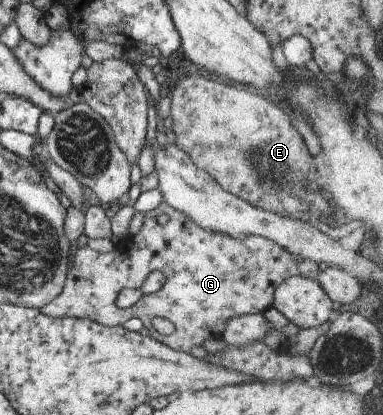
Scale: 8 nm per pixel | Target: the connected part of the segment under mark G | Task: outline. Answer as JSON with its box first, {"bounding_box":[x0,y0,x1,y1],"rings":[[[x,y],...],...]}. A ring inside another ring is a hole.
{"bounding_box":[39,199,320,354],"rings":[[[163,199],[156,207],[156,209],[143,214],[144,221],[142,221],[142,227],[140,227],[140,231],[138,231],[136,235],[129,236],[128,238],[114,240],[114,245],[110,251],[98,254],[92,249],[89,249],[87,246],[80,247],[76,253],[74,253],[74,257],[72,257],[72,263],[69,263],[69,269],[65,273],[64,284],[62,285],[60,294],[55,299],[52,299],[48,304],[45,304],[39,311],[43,315],[52,318],[62,318],[67,316],[72,318],[90,319],[95,323],[107,327],[122,326],[125,321],[128,321],[131,318],[136,318],[138,321],[142,321],[142,324],[148,329],[148,337],[150,337],[152,340],[165,344],[167,347],[170,347],[175,351],[189,354],[192,347],[202,346],[203,343],[209,339],[220,339],[224,329],[226,328],[226,323],[229,320],[232,320],[234,317],[249,314],[263,314],[263,312],[271,307],[273,292],[276,290],[276,287],[280,286],[280,283],[283,283],[286,279],[295,276],[301,276],[315,280],[317,275],[320,273],[315,262],[312,262],[307,258],[294,256],[293,254],[290,254],[285,248],[282,248],[279,244],[274,243],[274,241],[269,241],[268,239],[262,238],[261,236],[248,235],[242,238],[234,238],[225,234],[215,233],[209,230],[202,230],[200,227],[196,226],[196,223],[193,223],[182,213],[179,213],[172,207],[169,207],[163,201]],[[158,215],[166,215],[166,223],[164,223],[164,225],[158,225],[158,223],[156,223],[156,217],[158,217]],[[154,270],[160,270],[164,275],[164,279],[166,280],[164,281],[164,285],[160,287],[160,290],[156,291],[156,293],[141,295],[138,301],[136,301],[136,303],[127,309],[118,309],[118,307],[115,305],[115,298],[118,296],[118,291],[121,291],[125,288],[138,290],[142,285],[142,282],[146,279],[148,273]],[[151,317],[160,317],[162,319],[169,320],[170,323],[172,323],[174,326],[174,332],[170,333],[168,336],[158,334],[149,323]]]}

